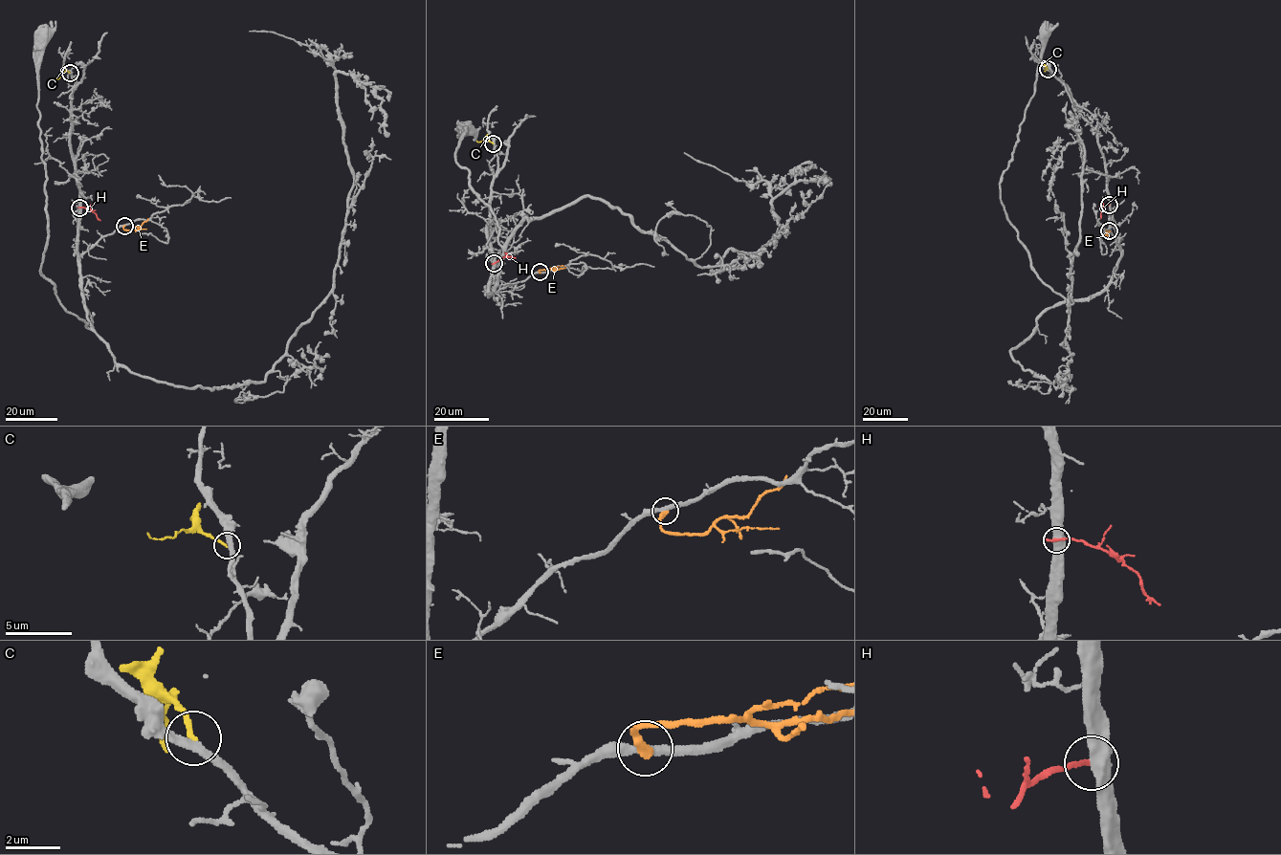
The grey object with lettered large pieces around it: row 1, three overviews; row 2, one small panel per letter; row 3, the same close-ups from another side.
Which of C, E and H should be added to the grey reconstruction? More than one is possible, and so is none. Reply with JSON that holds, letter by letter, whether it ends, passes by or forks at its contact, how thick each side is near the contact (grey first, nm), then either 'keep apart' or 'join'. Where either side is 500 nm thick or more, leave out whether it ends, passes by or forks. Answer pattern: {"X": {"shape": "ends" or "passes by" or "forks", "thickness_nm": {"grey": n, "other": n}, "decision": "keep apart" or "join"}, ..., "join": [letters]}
{"C": {"shape": "ends", "thickness_nm": {"grey": 320, "other": 180}, "decision": "keep apart"}, "E": {"shape": "ends", "thickness_nm": {"grey": 320, "other": 360}, "decision": "keep apart"}, "H": {"thickness_nm": {"grey": 600, "other": 240}, "decision": "keep apart"}, "join": []}

